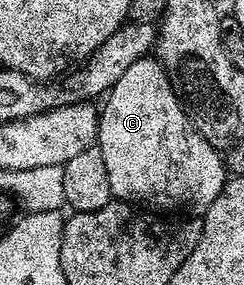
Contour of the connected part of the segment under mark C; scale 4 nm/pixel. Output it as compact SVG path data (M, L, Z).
M147 55L134 62L134 66L127 68L126 74L122 74L118 82L114 82L102 103L104 108L102 104L99 109L98 147L106 162L106 175L110 178L113 197L133 206L155 206L172 214L203 214L210 202L214 202L214 198L218 198L218 194L224 189L226 160L221 153L220 156L216 153L219 152L217 145L207 140L184 113L180 99L172 89L170 78L159 60Z

